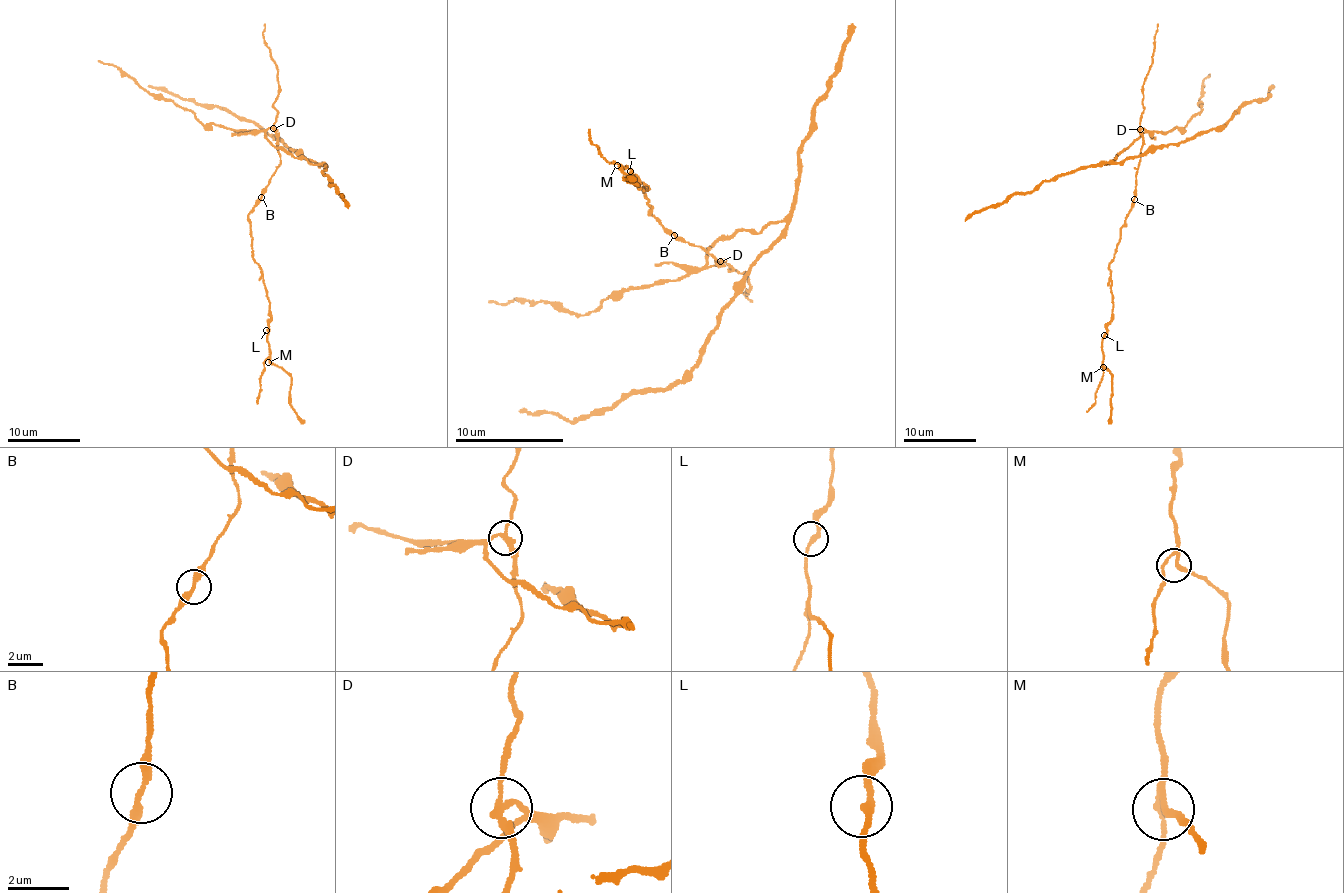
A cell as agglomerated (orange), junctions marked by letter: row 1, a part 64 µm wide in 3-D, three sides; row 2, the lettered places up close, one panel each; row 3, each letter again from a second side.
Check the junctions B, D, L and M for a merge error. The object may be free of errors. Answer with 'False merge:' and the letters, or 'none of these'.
False merge: D

